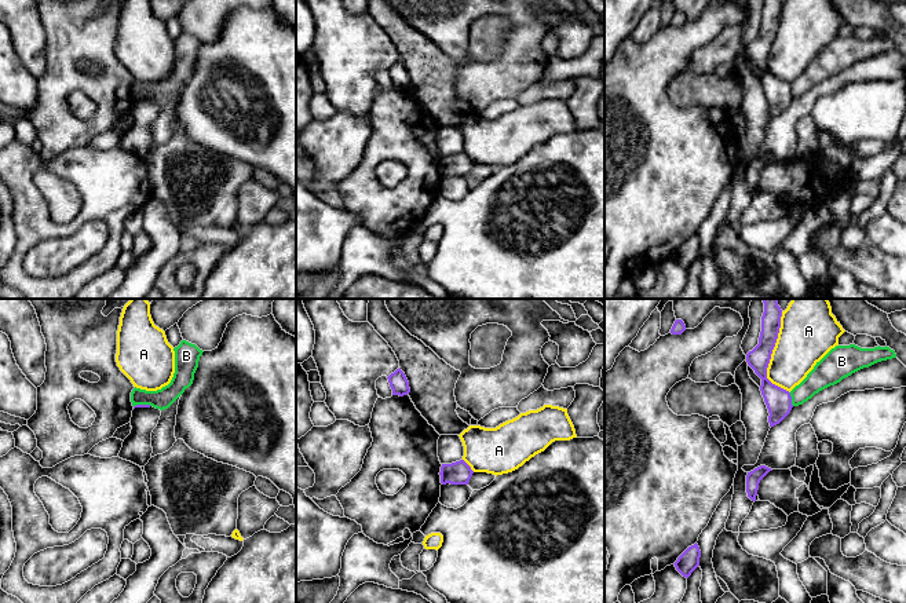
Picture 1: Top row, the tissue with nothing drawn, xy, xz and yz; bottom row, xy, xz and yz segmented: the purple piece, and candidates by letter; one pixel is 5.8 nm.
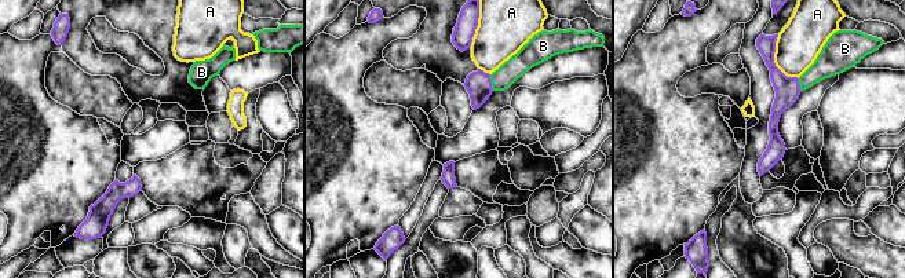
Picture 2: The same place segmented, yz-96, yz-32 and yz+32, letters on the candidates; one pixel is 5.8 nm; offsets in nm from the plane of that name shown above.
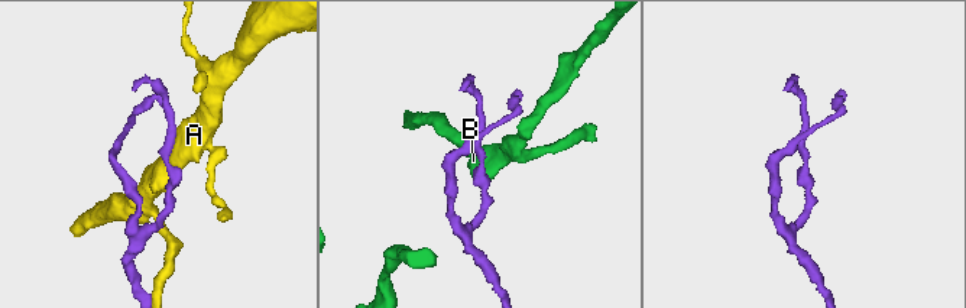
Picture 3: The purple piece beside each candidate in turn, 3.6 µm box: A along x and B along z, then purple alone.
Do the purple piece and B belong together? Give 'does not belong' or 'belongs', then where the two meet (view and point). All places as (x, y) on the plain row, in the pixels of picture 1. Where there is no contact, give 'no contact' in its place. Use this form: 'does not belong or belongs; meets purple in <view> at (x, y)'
does not belong; meets purple in yz at (791, 91)

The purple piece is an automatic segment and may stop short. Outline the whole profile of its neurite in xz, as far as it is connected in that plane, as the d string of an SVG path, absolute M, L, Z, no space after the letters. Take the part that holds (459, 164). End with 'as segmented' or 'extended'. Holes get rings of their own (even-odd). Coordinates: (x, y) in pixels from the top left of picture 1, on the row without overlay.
M456 153L452 156L442 156L441 158L441 175L446 176L468 176L474 162L471 158L464 153Z | as segmented

